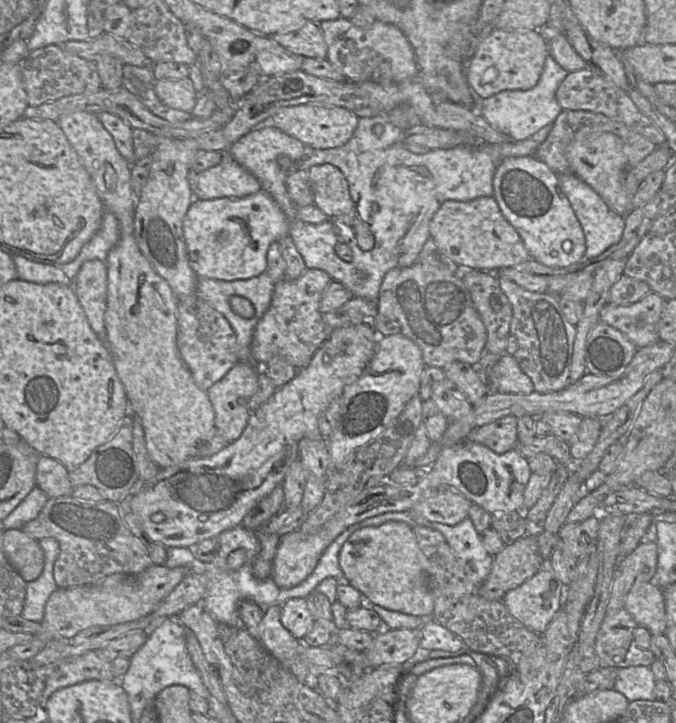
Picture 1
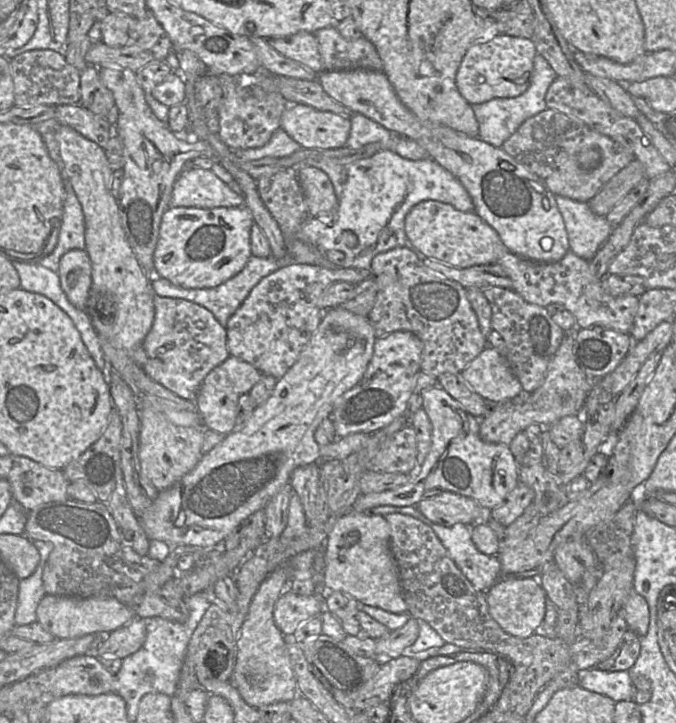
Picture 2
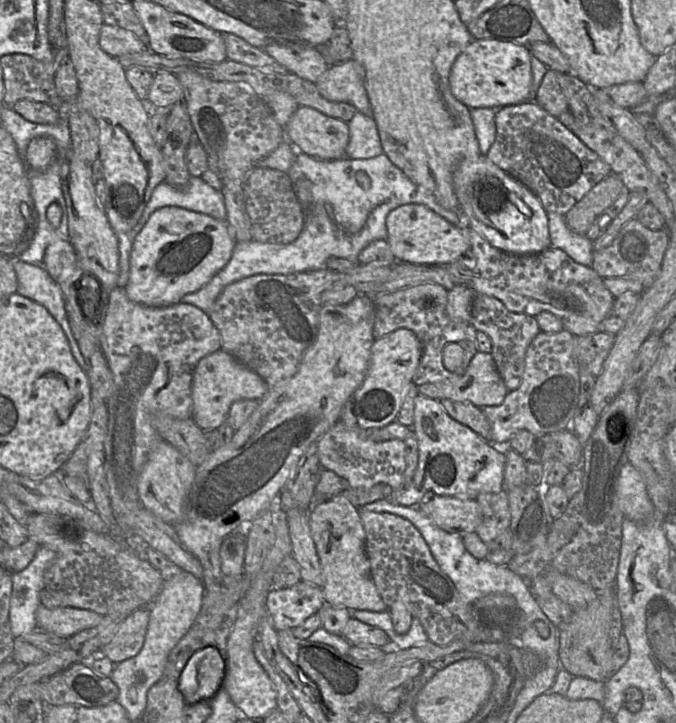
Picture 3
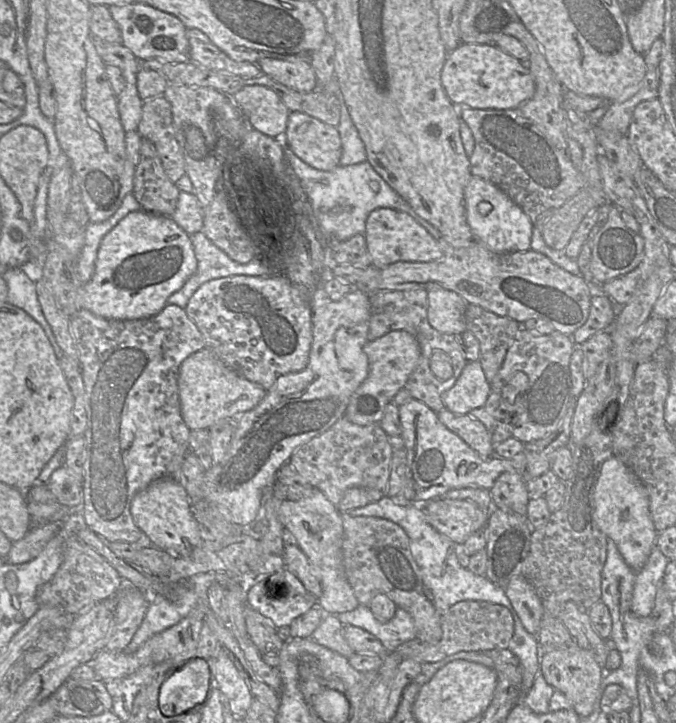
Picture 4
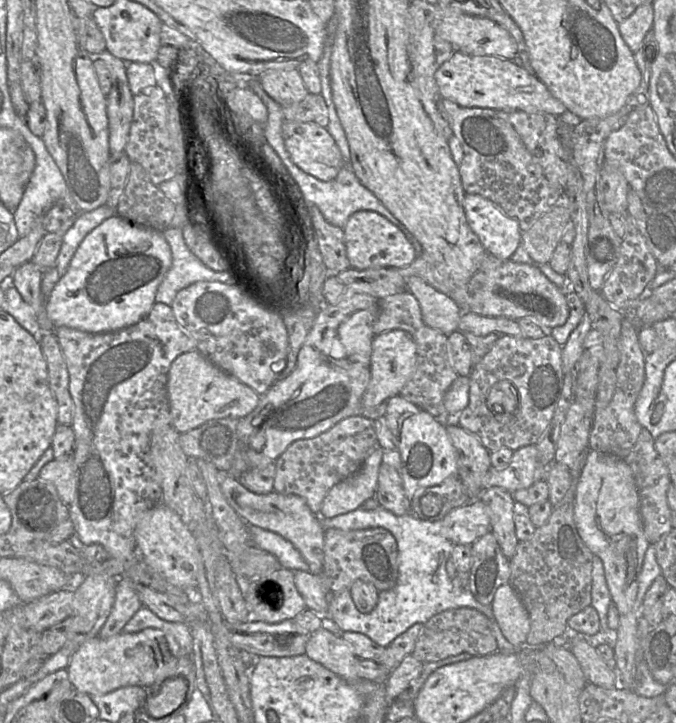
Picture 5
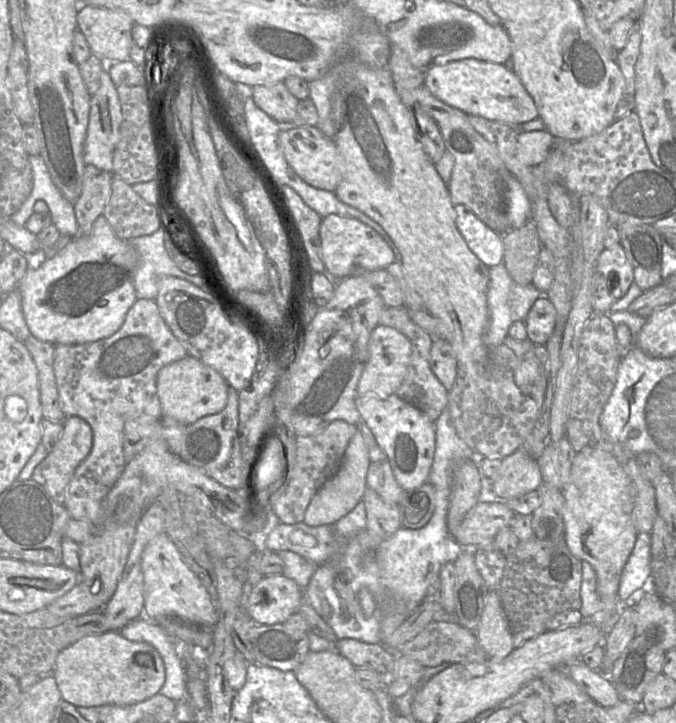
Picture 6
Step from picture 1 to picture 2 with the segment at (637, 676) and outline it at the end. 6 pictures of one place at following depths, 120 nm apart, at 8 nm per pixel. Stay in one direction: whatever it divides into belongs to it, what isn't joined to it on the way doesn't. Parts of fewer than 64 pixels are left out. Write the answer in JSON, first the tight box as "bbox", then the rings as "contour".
{"bbox":[577,667,637,702],"contour":[[[597,667],[579,670],[577,686],[607,696],[615,702],[631,701],[637,693],[629,671],[611,672]]]}

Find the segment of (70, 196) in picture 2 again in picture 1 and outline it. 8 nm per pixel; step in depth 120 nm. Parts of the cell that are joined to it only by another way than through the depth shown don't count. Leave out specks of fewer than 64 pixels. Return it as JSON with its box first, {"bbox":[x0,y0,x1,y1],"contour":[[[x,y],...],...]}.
{"bbox":[55,212,120,280],"contour":[[[105,212],[102,218],[100,228],[95,235],[86,243],[75,260],[64,265],[55,265],[73,280],[82,264],[88,260],[98,259],[105,262],[108,253],[119,240],[120,228],[116,217]]]}

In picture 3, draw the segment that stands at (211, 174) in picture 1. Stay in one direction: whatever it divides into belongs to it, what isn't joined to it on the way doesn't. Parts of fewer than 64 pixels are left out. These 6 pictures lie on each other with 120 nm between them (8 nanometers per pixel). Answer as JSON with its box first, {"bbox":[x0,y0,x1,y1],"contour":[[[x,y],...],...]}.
{"bbox":[135,176,227,234],"contour":[[[191,176],[183,188],[174,188],[162,182],[153,191],[151,199],[135,227],[135,234],[142,229],[150,215],[162,207],[180,207],[211,216],[217,220],[225,220],[227,214],[221,191],[215,190],[201,177]]]}

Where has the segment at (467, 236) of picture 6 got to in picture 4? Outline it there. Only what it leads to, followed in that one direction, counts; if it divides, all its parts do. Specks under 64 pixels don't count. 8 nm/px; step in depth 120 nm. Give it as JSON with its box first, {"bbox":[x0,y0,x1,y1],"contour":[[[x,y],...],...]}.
{"bbox":[464,175,534,252],"contour":[[[471,175],[464,192],[466,218],[472,233],[494,252],[524,252],[530,249],[534,226],[524,211],[493,183]]]}

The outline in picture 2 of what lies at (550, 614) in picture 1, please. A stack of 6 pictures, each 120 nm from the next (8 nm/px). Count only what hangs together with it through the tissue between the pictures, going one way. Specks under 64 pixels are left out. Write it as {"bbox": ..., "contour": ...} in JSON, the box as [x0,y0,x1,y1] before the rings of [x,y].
{"bbox":[486,577,547,638],"contour":[[[540,577],[500,578],[486,592],[491,617],[507,633],[526,638],[535,634],[542,624],[547,606],[547,596],[540,584]]]}

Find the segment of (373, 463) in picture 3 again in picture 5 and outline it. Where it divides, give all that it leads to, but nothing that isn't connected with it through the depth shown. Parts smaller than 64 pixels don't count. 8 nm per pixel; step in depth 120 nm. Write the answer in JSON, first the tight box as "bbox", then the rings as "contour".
{"bbox":[273,415,378,514],"contour":[[[362,415],[346,417],[317,437],[293,442],[274,463],[273,491],[302,497],[318,514],[328,491],[357,472],[378,447],[373,421]]]}

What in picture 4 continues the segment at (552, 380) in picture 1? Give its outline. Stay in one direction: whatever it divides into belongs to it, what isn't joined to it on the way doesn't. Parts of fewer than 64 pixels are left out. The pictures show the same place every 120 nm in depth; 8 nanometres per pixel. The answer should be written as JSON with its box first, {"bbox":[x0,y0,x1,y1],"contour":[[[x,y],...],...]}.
{"bbox":[466,304,523,382],"contour":[[[468,304],[466,330],[474,334],[480,343],[480,356],[484,374],[489,382],[501,368],[508,349],[523,329],[521,323],[499,316],[480,306]]]}

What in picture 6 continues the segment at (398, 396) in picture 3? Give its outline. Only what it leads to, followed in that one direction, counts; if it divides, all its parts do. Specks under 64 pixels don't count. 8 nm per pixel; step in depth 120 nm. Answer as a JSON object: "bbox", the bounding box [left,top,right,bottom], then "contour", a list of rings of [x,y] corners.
{"bbox":[357,325,411,400],"contour":[[[377,325],[370,335],[368,358],[357,384],[358,396],[374,395],[383,400],[396,394],[407,374],[411,352],[411,342],[403,333],[389,326]]]}

